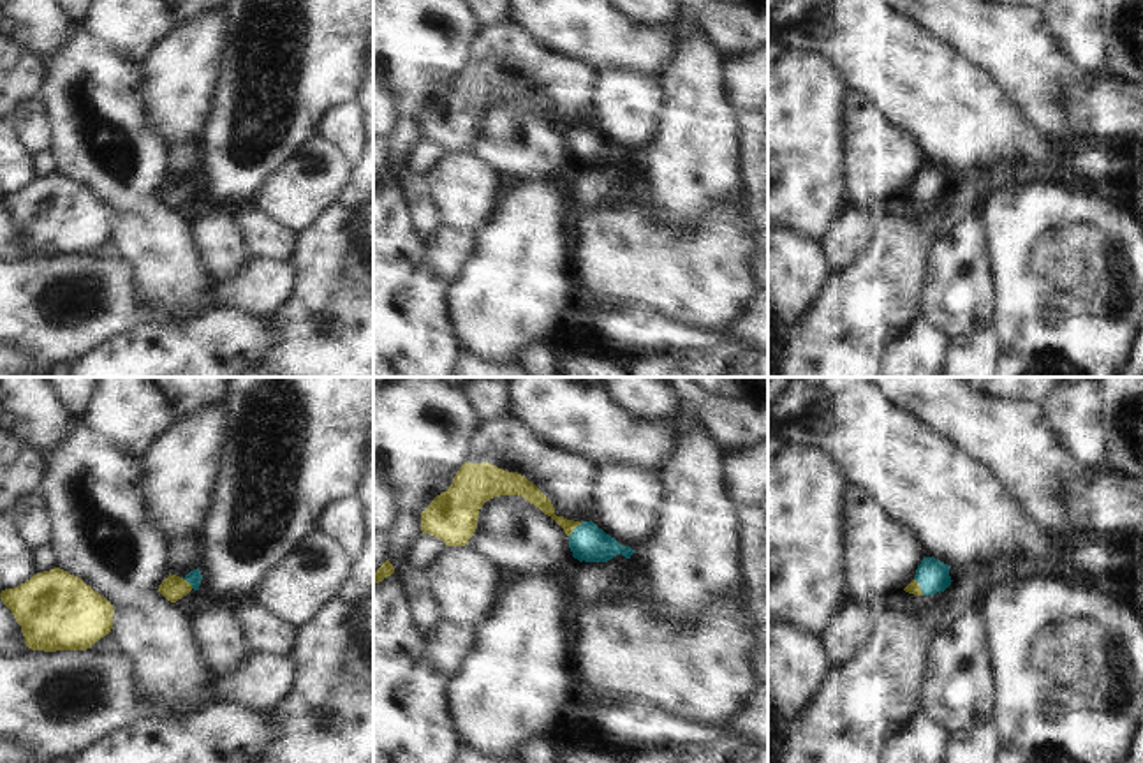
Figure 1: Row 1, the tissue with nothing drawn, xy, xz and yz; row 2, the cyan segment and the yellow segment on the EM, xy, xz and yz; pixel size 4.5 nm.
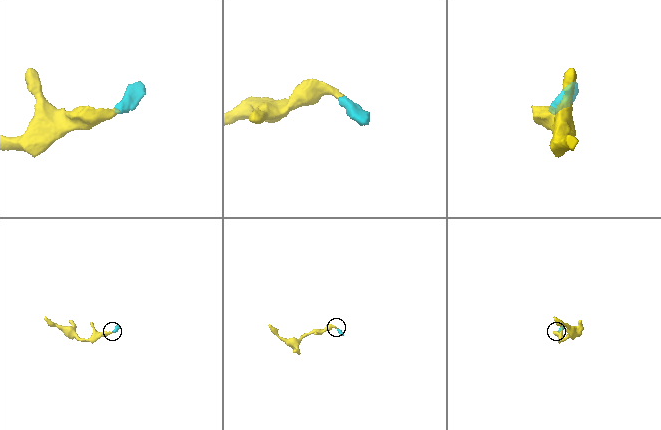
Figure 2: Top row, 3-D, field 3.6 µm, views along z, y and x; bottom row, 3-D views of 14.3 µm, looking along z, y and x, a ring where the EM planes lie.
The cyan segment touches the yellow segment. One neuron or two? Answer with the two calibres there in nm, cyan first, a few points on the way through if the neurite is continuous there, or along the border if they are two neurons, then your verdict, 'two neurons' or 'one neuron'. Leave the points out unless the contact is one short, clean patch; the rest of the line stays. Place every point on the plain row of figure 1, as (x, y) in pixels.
calibres 170 and 80 nm; way xz (589, 148), (575, 134), (559, 125), (532, 99); one neuron

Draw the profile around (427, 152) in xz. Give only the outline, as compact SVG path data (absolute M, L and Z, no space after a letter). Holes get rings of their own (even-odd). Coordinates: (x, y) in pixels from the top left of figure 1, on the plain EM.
M421 139L407 157L407 166L395 174L400 190L407 190L447 152L431 139Z

